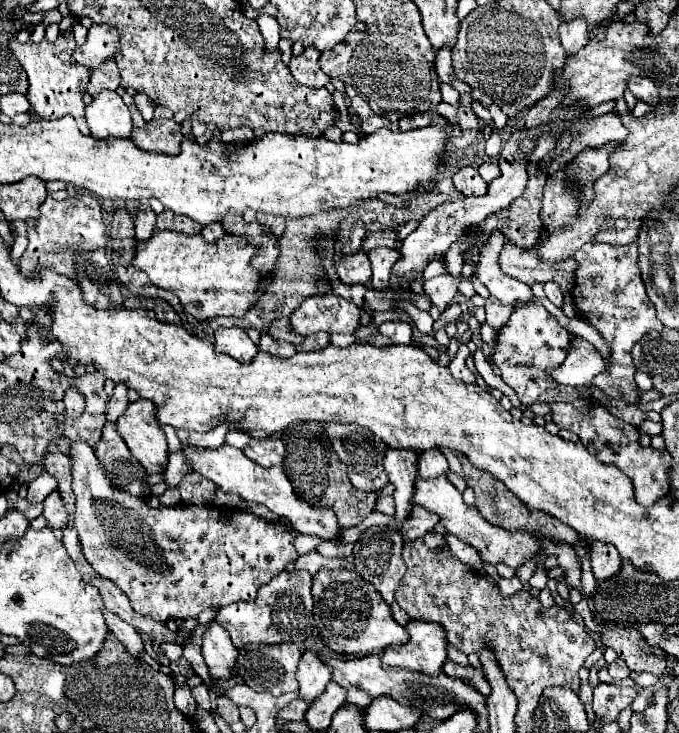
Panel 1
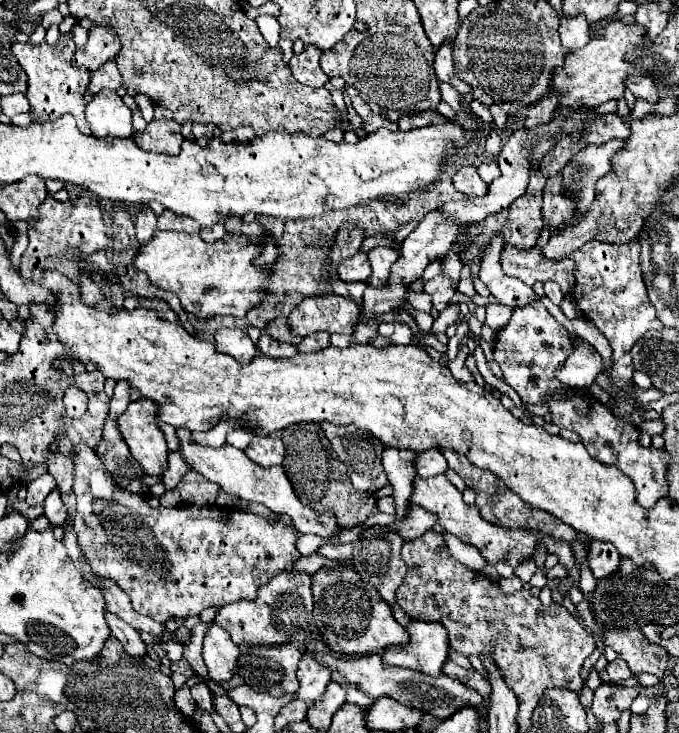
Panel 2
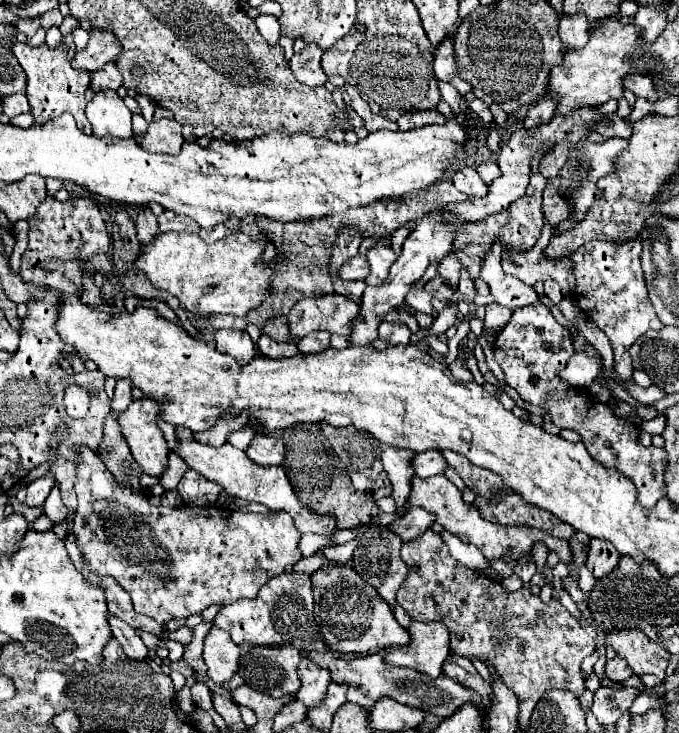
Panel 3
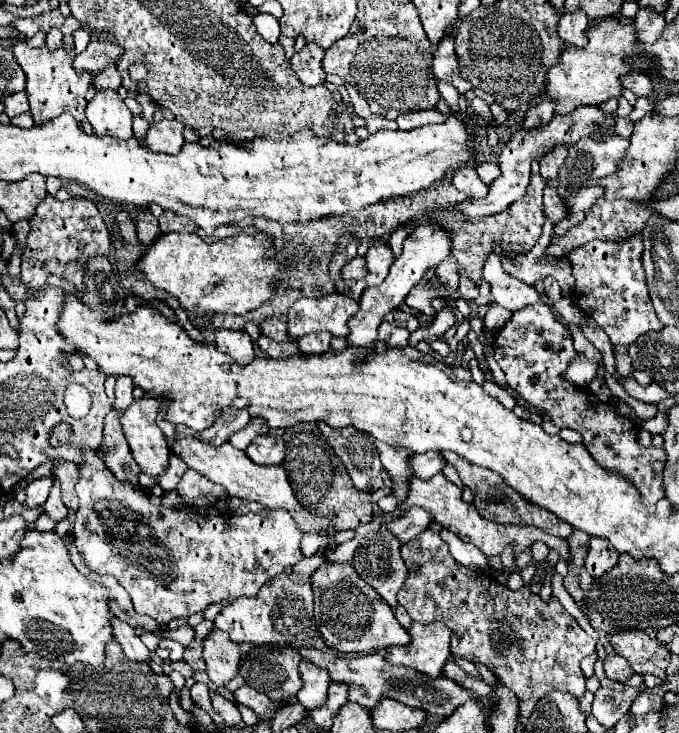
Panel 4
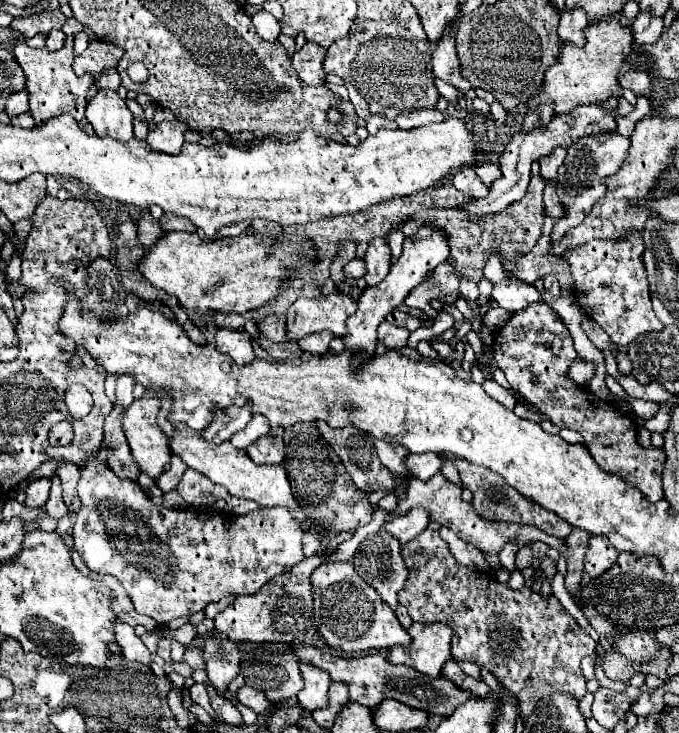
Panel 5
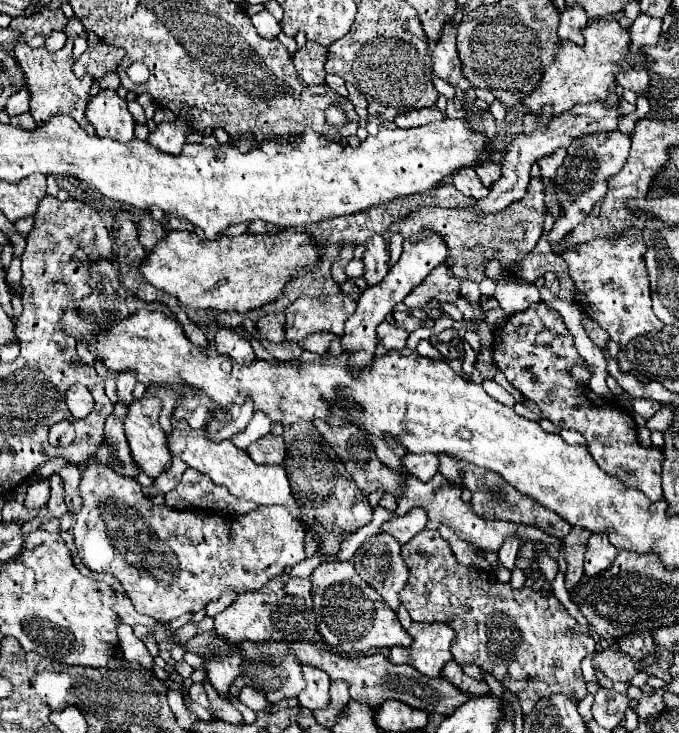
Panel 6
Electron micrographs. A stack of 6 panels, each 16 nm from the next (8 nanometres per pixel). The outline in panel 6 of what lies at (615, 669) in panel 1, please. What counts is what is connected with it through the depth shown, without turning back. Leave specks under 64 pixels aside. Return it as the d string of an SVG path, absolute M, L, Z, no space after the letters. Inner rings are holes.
M612 644L608 650L596 652L596 656L594 656L594 668L600 668L610 680L630 682L632 676L638 672L636 666L652 664L652 660L656 660L656 658L648 658L642 664L636 664L636 662L628 660L628 656L624 656L622 652L616 652L616 646Z

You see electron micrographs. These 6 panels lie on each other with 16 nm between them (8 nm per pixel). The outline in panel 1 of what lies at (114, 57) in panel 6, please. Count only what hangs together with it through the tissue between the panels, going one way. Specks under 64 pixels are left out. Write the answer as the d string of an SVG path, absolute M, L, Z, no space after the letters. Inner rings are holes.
M92 24L88 30L88 38L82 46L76 46L72 60L74 64L82 64L90 70L98 68L104 60L114 58L120 48L120 36L116 28L108 24Z

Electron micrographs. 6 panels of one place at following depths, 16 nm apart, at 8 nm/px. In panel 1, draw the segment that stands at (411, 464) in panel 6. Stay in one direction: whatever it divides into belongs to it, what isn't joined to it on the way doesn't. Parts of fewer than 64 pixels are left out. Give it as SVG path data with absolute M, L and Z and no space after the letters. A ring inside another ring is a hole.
M428 448L428 452L420 452L418 474L424 478L448 474L448 460L440 448Z

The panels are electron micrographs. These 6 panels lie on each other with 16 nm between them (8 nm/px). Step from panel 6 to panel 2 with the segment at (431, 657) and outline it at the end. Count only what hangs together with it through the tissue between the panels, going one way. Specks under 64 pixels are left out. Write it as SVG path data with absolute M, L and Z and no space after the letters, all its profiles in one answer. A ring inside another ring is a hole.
M412 620L406 630L410 634L410 642L386 648L382 654L384 666L402 666L428 676L438 676L448 658L448 632L444 632L436 622L420 620Z

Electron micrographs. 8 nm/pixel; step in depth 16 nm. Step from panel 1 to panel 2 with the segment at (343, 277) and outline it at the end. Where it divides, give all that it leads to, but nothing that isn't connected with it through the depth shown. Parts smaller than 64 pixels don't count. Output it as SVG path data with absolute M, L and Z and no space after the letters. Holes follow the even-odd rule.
M358 252L356 256L340 262L336 270L338 270L338 278L342 282L364 282L364 284L368 284L370 262L368 262L366 254L362 254L362 252Z

